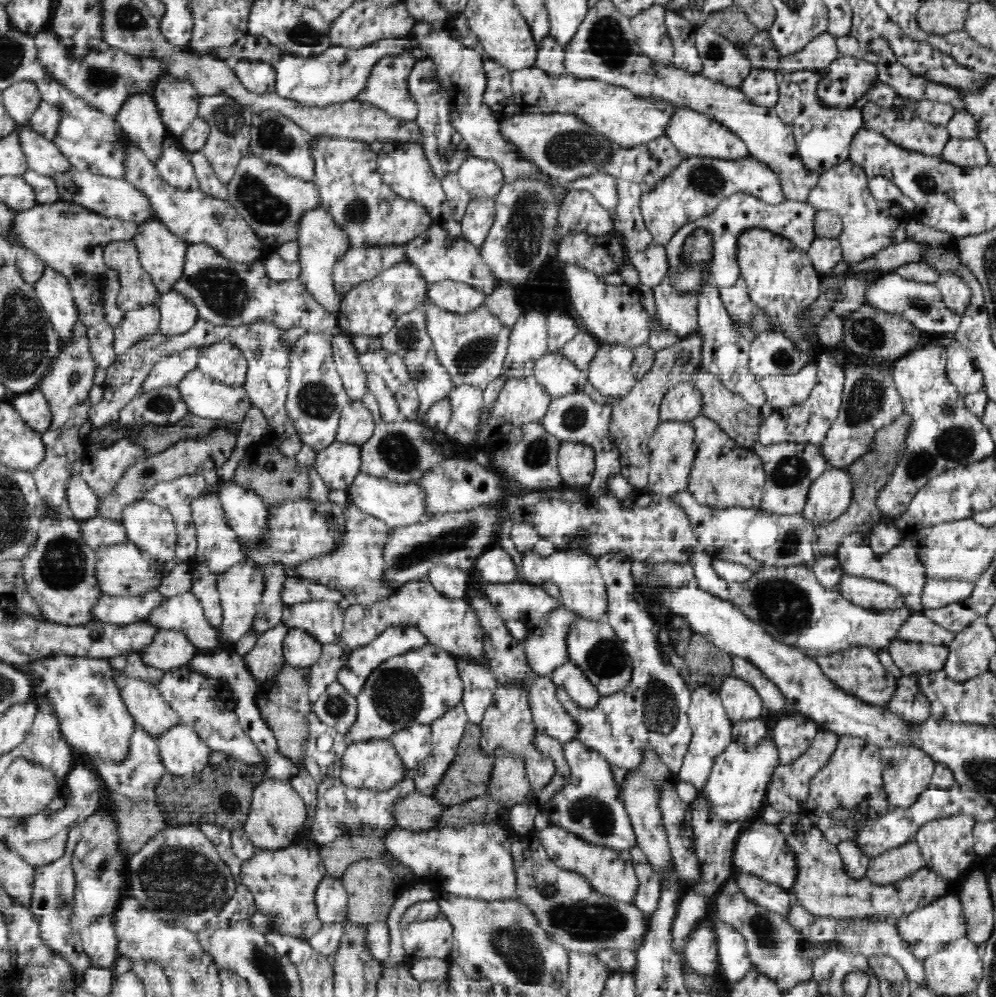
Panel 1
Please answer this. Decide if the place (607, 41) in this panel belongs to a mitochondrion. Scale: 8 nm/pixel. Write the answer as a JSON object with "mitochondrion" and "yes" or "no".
{"mitochondrion":"yes"}

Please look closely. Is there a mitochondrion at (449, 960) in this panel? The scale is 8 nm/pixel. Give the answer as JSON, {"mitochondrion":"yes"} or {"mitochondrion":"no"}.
{"mitochondrion":"no"}

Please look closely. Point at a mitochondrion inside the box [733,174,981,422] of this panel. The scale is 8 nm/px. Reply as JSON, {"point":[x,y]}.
{"point":[866,335]}

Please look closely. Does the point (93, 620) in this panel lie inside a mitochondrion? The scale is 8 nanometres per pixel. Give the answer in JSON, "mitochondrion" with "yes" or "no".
{"mitochondrion":"no"}

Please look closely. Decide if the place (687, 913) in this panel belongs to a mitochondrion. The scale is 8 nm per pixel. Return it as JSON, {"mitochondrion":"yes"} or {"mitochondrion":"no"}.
{"mitochondrion":"no"}

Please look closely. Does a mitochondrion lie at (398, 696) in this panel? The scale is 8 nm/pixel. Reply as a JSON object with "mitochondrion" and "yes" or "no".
{"mitochondrion":"yes"}

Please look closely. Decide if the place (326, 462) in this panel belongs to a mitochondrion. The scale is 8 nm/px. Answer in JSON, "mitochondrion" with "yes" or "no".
{"mitochondrion":"no"}

